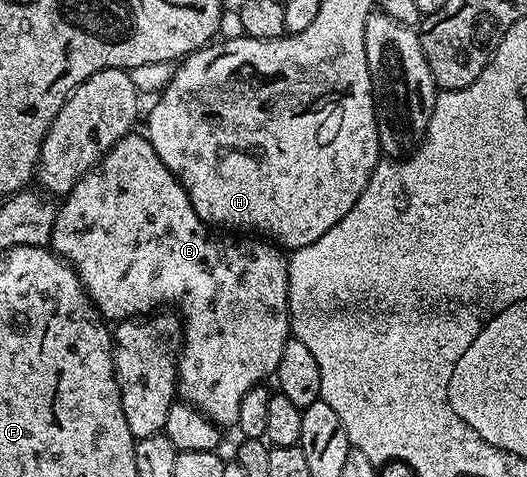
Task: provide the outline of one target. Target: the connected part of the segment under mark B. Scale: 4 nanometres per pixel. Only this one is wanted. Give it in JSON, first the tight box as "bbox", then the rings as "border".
{"bbox":[49,134,292,426],"border":[[[131,134],[120,138],[120,142],[116,142],[116,146],[109,148],[102,159],[93,168],[86,171],[84,178],[80,178],[80,182],[76,182],[76,186],[72,186],[72,190],[57,205],[54,229],[49,242],[49,247],[57,256],[61,256],[67,264],[74,266],[74,271],[82,279],[83,288],[90,295],[93,304],[98,307],[98,312],[103,320],[107,322],[133,320],[159,306],[176,306],[184,321],[182,352],[178,356],[178,396],[185,403],[199,408],[211,422],[219,426],[237,425],[240,418],[240,401],[244,399],[244,394],[248,394],[248,390],[259,387],[265,381],[262,380],[265,376],[273,377],[277,373],[280,354],[284,354],[284,346],[292,336],[290,331],[290,291],[288,290],[288,270],[286,269],[288,260],[283,249],[262,238],[242,238],[246,240],[237,240],[237,238],[239,237],[234,234],[215,234],[211,231],[197,216],[180,181],[171,174],[168,166],[164,166],[164,162],[153,150],[152,142],[147,140],[145,135]]]}

